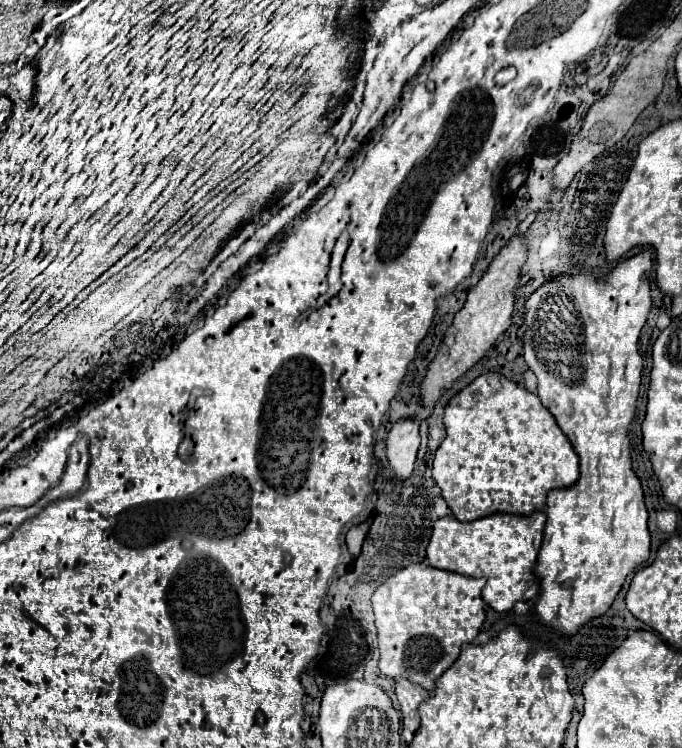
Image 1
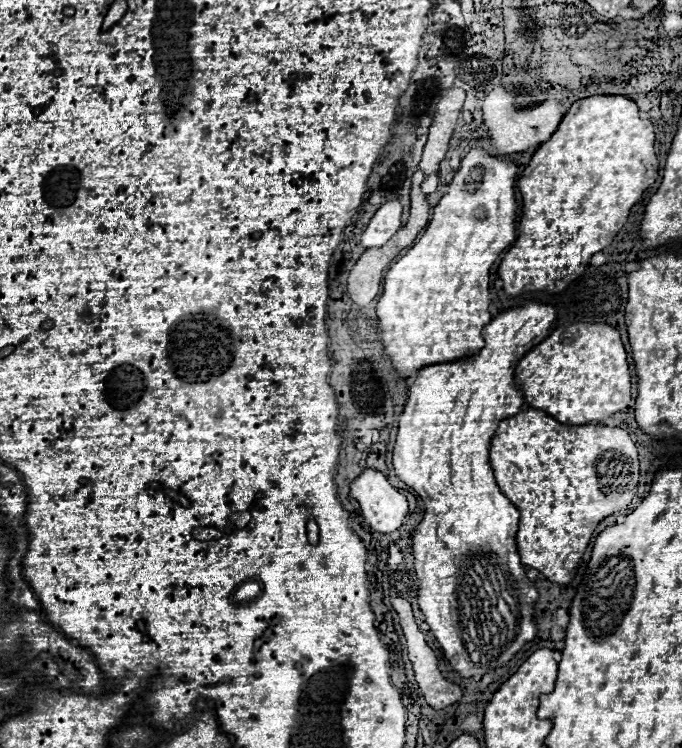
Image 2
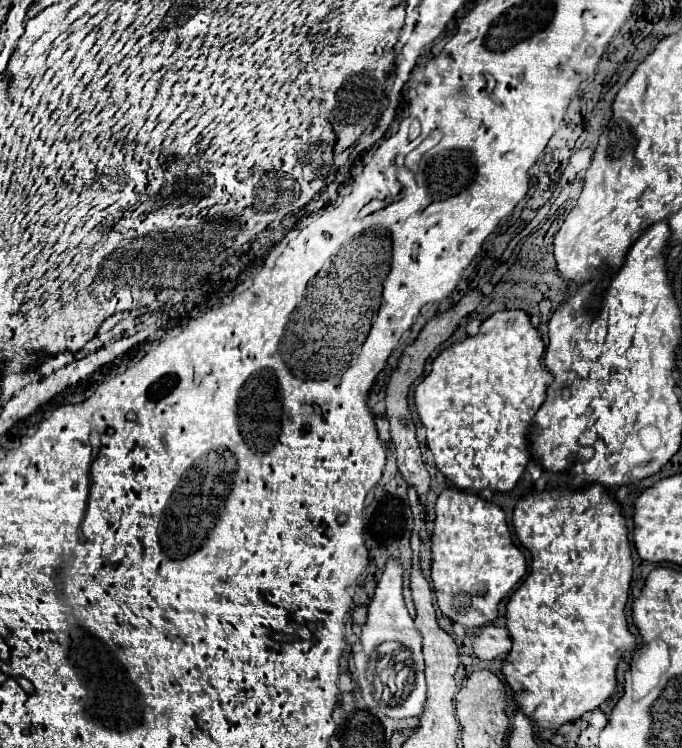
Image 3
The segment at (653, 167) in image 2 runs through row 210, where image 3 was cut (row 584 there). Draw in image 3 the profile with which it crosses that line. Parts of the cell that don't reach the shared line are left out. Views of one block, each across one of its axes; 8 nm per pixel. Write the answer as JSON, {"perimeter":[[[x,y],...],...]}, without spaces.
{"perimeter":[[[590,484],[582,490],[570,490],[570,486],[562,486],[554,492],[534,492],[534,494],[524,496],[516,504],[516,510],[514,510],[514,534],[516,534],[518,542],[526,550],[530,550],[532,564],[530,564],[530,572],[528,572],[526,580],[522,582],[522,586],[506,602],[506,628],[512,638],[512,648],[506,656],[506,662],[502,664],[502,674],[504,674],[508,688],[512,690],[512,698],[516,702],[518,710],[522,714],[526,714],[530,720],[534,720],[538,730],[556,732],[562,724],[578,720],[582,714],[592,712],[594,708],[598,708],[604,700],[608,700],[612,696],[612,692],[616,690],[616,666],[618,666],[620,658],[626,652],[632,652],[638,648],[638,640],[628,630],[626,616],[624,616],[624,606],[628,602],[630,580],[632,580],[632,554],[630,554],[630,546],[628,546],[626,520],[622,516],[618,502],[612,500],[612,496],[606,490],[602,490],[600,486]]]}

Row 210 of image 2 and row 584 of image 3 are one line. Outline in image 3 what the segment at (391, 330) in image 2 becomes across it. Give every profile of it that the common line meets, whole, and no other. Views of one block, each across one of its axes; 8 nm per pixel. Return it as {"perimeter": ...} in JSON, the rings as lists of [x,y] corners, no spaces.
{"perimeter":[[[444,490],[436,500],[432,530],[432,588],[440,612],[466,630],[484,626],[498,616],[500,600],[510,594],[526,574],[526,558],[512,542],[500,506],[462,492]]]}

